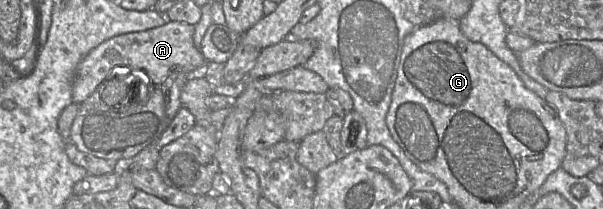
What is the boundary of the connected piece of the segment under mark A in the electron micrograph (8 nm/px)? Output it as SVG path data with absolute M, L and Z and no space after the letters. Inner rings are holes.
M169 21L160 27L131 32L108 39L91 50L79 63L72 86L73 102L81 105L115 66L127 66L146 73L153 84L160 86L174 72L192 73L206 62L193 42L195 25Z

